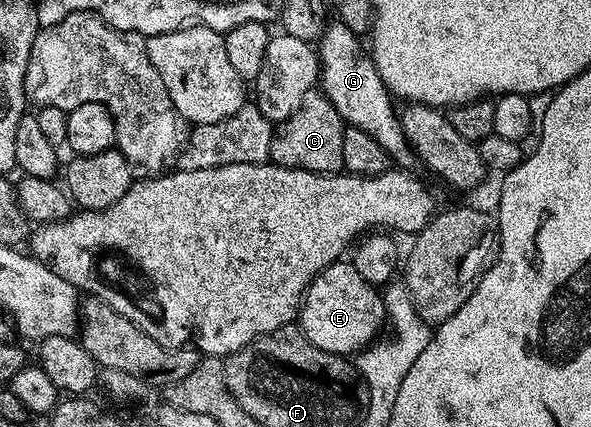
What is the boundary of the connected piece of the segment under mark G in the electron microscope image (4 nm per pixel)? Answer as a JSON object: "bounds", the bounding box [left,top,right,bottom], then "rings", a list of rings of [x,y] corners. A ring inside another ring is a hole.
{"bounds":[316,21,416,168],"rings":[[[337,21],[331,22],[322,32],[322,38],[316,43],[321,68],[320,90],[336,109],[336,113],[340,113],[343,123],[364,129],[368,137],[380,141],[384,153],[388,153],[399,168],[413,168],[416,156],[402,132],[402,120],[396,107],[394,111],[391,93],[384,85],[373,58],[367,52],[365,55],[358,43],[361,43],[359,36]]]}

